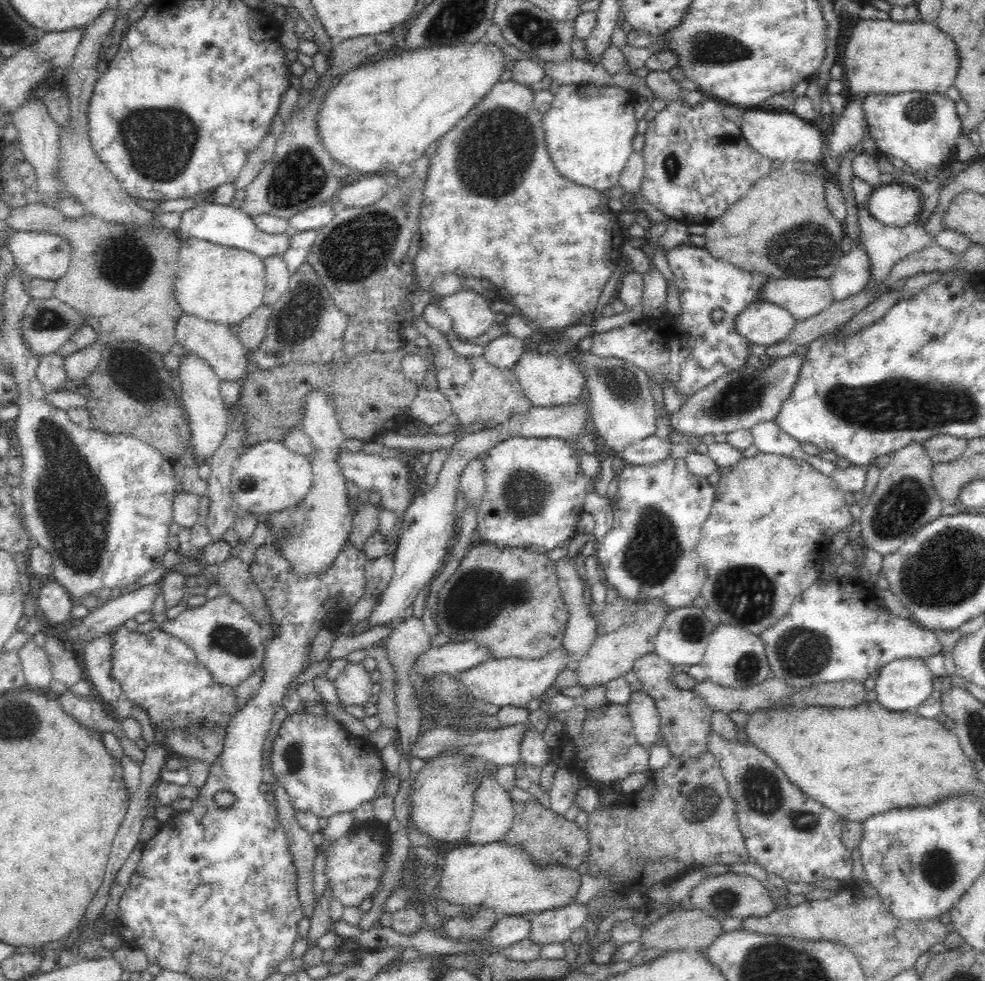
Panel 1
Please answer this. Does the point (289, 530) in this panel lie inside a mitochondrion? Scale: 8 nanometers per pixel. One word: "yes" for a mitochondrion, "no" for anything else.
yes

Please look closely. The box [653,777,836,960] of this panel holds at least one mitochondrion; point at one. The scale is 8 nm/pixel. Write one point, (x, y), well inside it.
(702, 803)

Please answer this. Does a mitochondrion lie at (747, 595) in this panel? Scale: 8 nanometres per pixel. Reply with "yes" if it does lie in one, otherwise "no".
yes

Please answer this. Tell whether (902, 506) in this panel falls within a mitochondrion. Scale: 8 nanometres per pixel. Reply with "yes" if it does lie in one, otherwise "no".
yes

